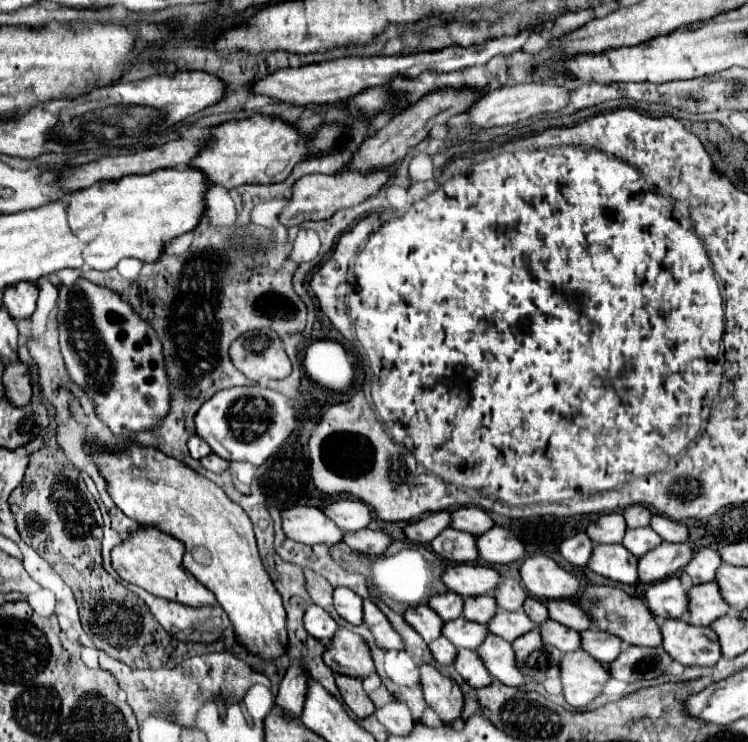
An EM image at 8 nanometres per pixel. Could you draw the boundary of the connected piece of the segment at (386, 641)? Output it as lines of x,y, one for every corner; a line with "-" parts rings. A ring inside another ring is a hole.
369,598
363,602
363,618
365,618
365,624
371,628
371,632
375,636
375,644
379,648
383,648
383,650
403,650
405,648
399,632
393,628
389,618

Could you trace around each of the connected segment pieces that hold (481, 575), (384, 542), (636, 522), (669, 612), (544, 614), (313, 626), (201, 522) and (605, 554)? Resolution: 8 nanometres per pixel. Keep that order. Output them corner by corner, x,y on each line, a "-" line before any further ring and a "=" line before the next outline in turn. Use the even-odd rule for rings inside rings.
449,564
441,580
451,592
457,592
461,596
483,596
497,590
501,574
491,566
=
363,528
359,532
347,532
347,540
343,540
349,548
361,552
361,554
373,554
381,556
393,542
391,536
385,530
379,528
=
631,506
623,512
627,526
629,528
641,528
641,526
649,526
651,522
651,512
647,506
=
677,576
659,580
645,592
647,606
657,618
685,618
689,614
689,590
=
527,598
525,600
525,604
523,604
523,610
531,616
531,620
535,622
535,624
543,624
545,620
549,620
549,612
547,612
547,604
545,602
541,602
541,600
537,600
537,598
=
315,604
311,608
307,608
303,622
305,622
307,632
323,642
331,640
331,636
335,636
335,632
339,630
339,624
329,616
329,612
=
131,444
129,448
113,452
113,454
101,452
101,450
97,454
95,448
91,448
91,450
93,450
93,458
99,464
101,474
107,480
107,488
109,488
113,502
129,518
137,520
139,524
155,526
155,528
171,534
173,538
177,538
185,544
183,564
191,572
195,572
199,582
203,582
215,594
219,606
227,612
227,616
235,628
237,642
249,654
255,654
265,662
273,662
273,660
281,658
287,652
287,640
289,640
287,614
285,614
279,592
275,590
269,574
263,568
263,562
261,562
257,546
255,546
253,526
251,526
251,520
247,518
247,514
243,512
243,508
237,506
235,502
231,502
225,496
225,492
219,486
215,486
211,480
207,480
205,476
199,476
195,470
187,468
179,460
165,456
157,448
141,448
141,446
-
203,552
207,552
205,562
197,560
197,556
201,556
=
597,544
593,556
589,560
589,568
605,578
623,584
637,582
637,562
639,558
633,556
623,544

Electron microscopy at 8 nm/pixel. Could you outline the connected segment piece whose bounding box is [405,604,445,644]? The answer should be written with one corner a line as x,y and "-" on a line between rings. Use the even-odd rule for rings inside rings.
419,604
415,608
409,608
405,612
405,620
423,636
427,644
431,644
441,636
445,624
439,616
435,616
435,610
431,610
429,604

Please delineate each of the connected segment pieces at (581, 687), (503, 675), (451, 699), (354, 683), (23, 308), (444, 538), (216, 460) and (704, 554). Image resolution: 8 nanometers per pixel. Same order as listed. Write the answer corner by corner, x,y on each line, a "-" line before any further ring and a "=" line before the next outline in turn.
577,650
563,656
563,696
573,708
585,708
589,702
593,702
609,680
611,670
595,660
589,652
=
491,634
483,642
483,648
479,648
477,652
483,658
483,664
493,678
501,680
507,686
523,686
525,684
525,676
517,666
515,650
513,650
511,642
=
421,664
419,672
421,672
419,684
423,688
427,706
433,708
445,724
451,724
453,720
461,718
463,694
461,694
459,684
447,676
443,676
431,664
=
337,676
337,688
341,692
343,702
349,706
349,710
357,716
357,718
369,718
375,712
373,702
369,700
367,692
361,686
359,678
351,678
351,676
=
19,282
19,284
13,284
5,290
3,304
9,310
11,318
25,320
35,310
37,294
39,294
39,290
37,290
35,282
=
447,528
447,532
441,532
431,546
437,554
453,562
475,562
479,558
477,536
463,530
=
209,454
209,456
201,458
201,466
207,468
207,470
211,470
211,472
215,472
215,474
221,474
221,472
225,472
229,468
229,462
223,460
217,454
=
701,548
701,550
693,556
691,564
687,564
685,572
691,576
691,580
693,580
695,586
697,586
697,584
705,584
705,582
715,580
715,574
717,574
717,568
721,566
721,562
723,562
723,560
721,560
719,552
709,550
709,548

